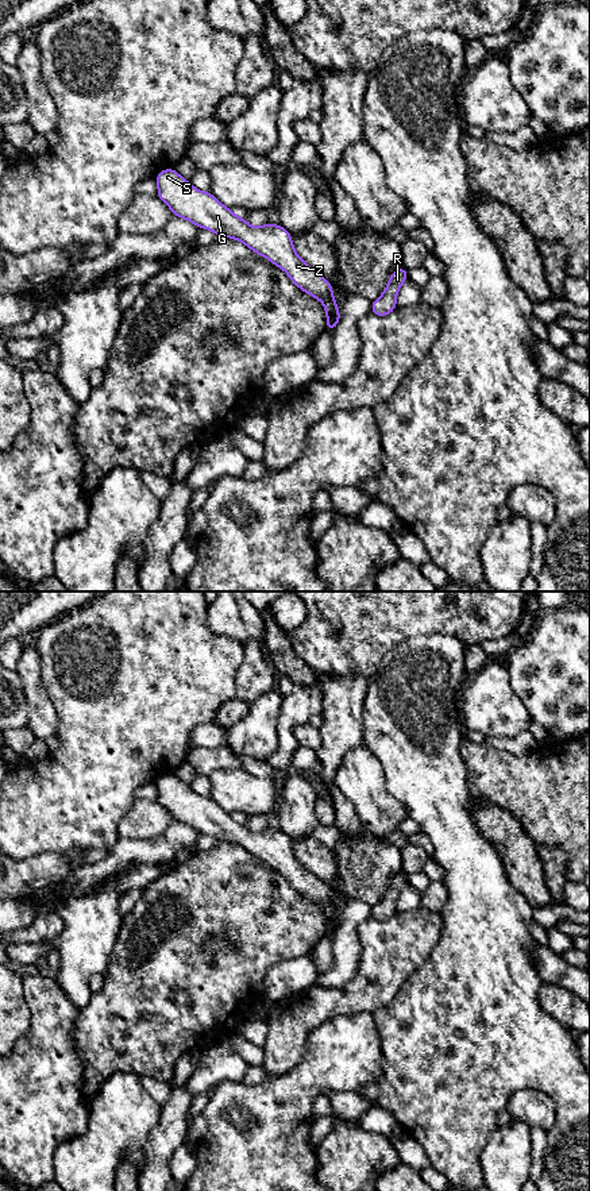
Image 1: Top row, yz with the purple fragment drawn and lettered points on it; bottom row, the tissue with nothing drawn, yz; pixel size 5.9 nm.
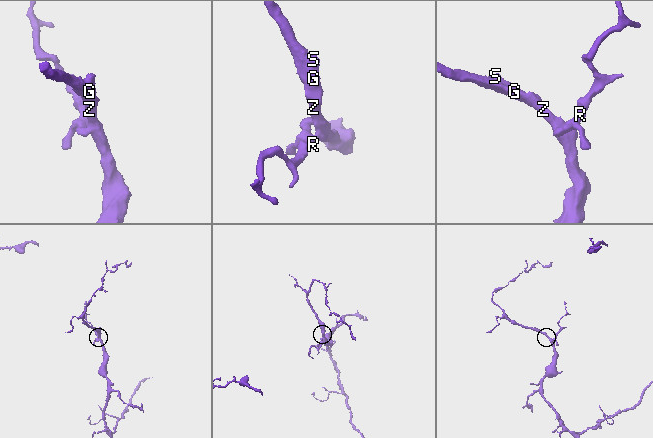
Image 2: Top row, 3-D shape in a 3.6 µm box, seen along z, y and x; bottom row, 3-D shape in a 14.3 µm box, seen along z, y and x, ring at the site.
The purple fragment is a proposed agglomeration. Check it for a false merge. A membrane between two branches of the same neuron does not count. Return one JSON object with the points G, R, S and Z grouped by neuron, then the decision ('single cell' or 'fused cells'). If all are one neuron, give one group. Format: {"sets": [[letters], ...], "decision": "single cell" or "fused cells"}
{"sets": [["G", "R", "S", "Z"]], "decision": "single cell"}

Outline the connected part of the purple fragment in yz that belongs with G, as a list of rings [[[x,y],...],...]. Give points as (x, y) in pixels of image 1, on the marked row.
[[[163,169],[157,176],[157,197],[174,216],[185,219],[216,236],[227,236],[244,243],[250,250],[282,269],[292,282],[308,296],[321,301],[325,309],[325,329],[332,332],[340,321],[340,311],[328,280],[297,255],[289,231],[270,221],[254,227],[236,216],[212,193],[196,189],[176,169]]]

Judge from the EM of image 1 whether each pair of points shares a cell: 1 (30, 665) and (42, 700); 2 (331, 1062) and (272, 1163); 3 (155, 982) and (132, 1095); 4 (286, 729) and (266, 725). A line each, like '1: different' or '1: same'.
1: same
2: same
3: different
4: different

